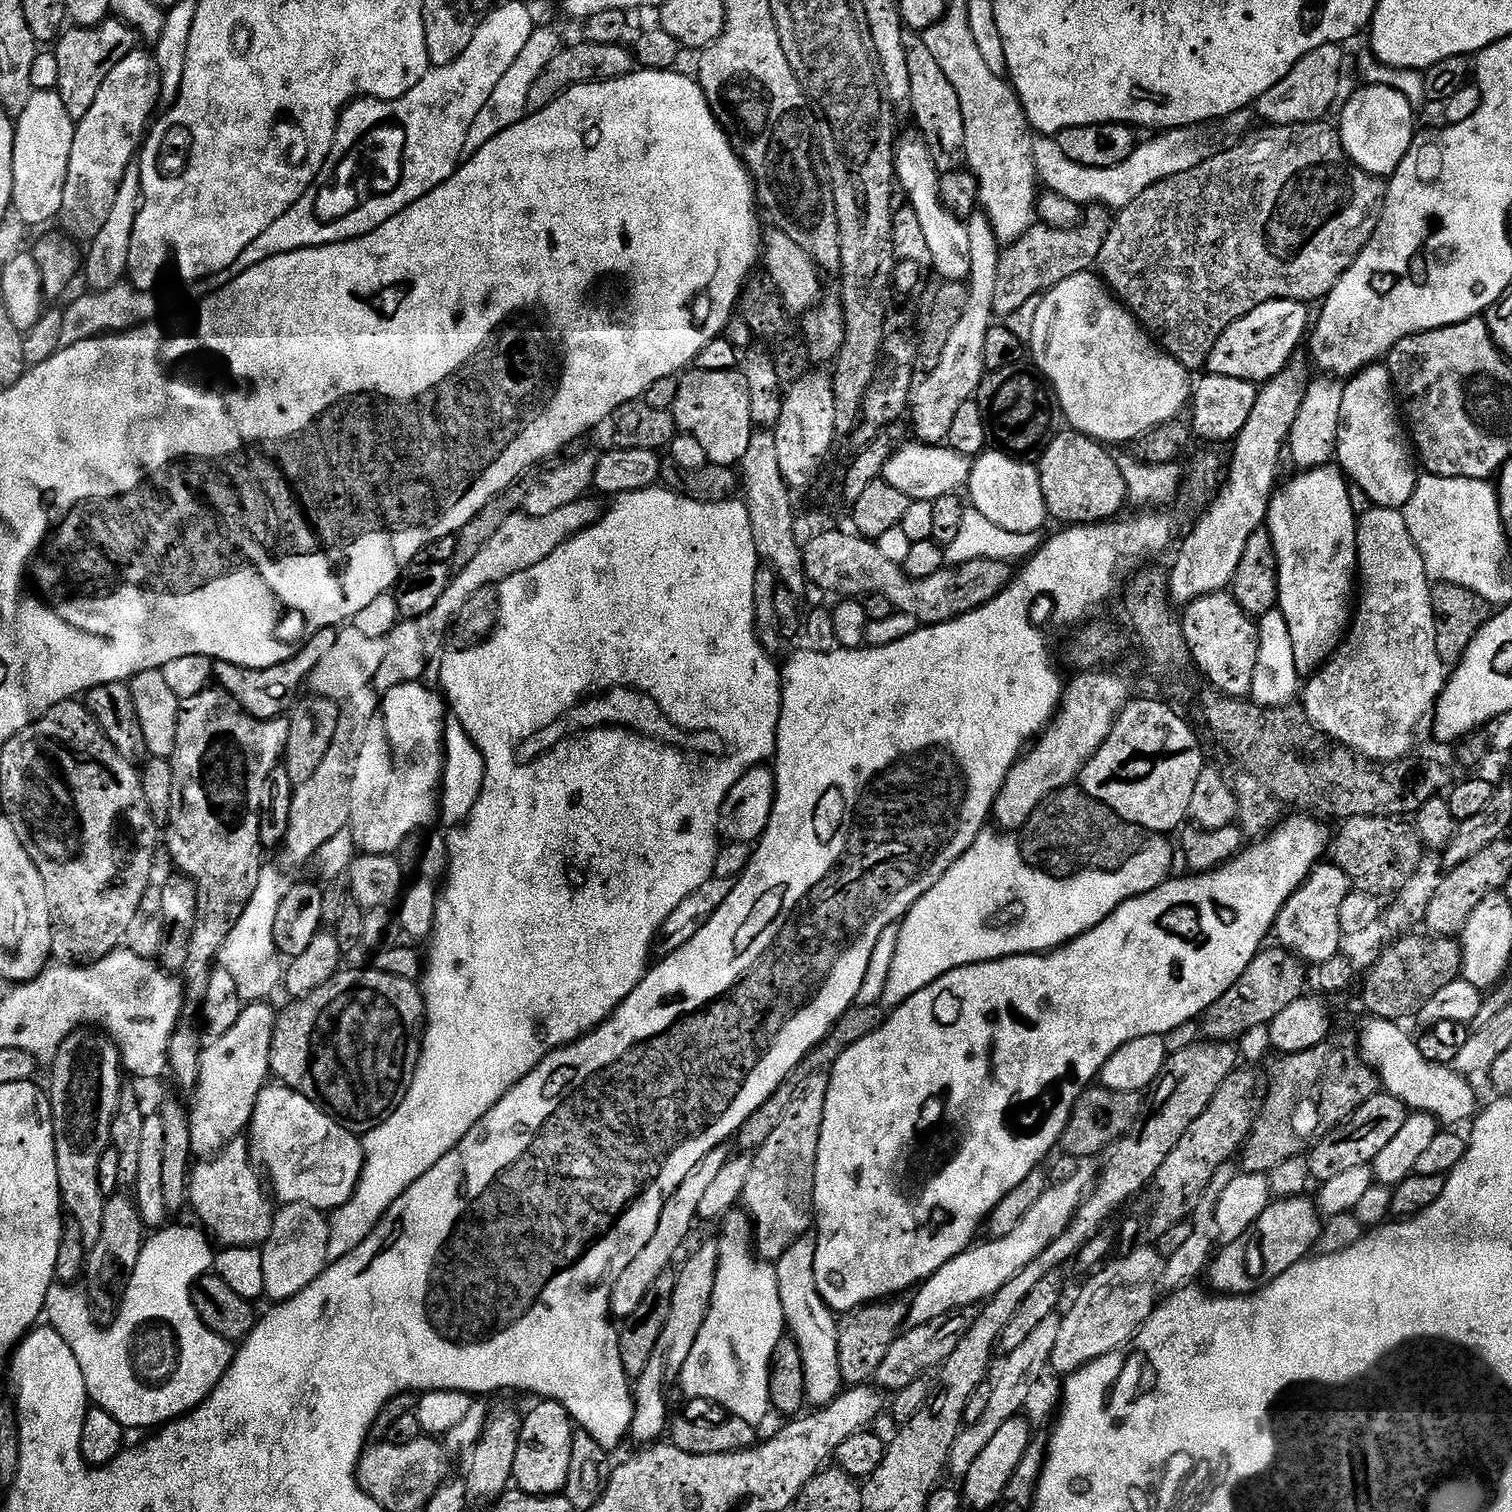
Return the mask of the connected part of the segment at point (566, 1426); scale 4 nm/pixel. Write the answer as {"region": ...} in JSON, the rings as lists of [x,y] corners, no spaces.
{"region":[[[540,1400],[532,1413],[523,1417],[520,1446],[514,1458],[512,1480],[515,1487],[528,1496],[559,1496],[570,1478],[570,1450],[574,1421],[558,1402]]]}

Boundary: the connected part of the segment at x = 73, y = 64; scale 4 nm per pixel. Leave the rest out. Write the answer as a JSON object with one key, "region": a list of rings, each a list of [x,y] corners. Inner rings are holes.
{"region":[[[109,18],[93,28],[72,26],[61,31],[54,44],[58,60],[58,80],[54,91],[62,98],[62,106],[66,106],[66,114],[70,114],[72,121],[86,118],[102,82],[106,82],[106,74],[110,74],[126,54],[137,51],[137,48],[136,31],[116,18]]]}

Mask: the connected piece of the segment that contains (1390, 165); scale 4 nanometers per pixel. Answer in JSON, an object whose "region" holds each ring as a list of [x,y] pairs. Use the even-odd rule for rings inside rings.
{"region":[[[1365,84],[1357,87],[1339,111],[1338,131],[1349,161],[1371,176],[1391,178],[1418,135],[1418,116],[1412,112],[1410,102],[1388,86]]]}

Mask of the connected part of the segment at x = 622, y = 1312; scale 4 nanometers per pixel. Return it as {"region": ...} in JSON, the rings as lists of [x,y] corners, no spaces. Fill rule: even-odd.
{"region":[[[724,1146],[714,1149],[668,1199],[662,1210],[662,1218],[658,1218],[658,1230],[654,1230],[654,1238],[650,1238],[646,1250],[642,1250],[642,1254],[638,1254],[638,1258],[634,1258],[634,1262],[630,1262],[630,1266],[626,1266],[626,1270],[622,1270],[618,1282],[612,1288],[611,1315],[613,1317],[632,1316],[634,1310],[638,1310],[638,1306],[642,1306],[642,1298],[646,1298],[650,1286],[654,1286],[654,1282],[658,1282],[660,1275],[673,1267],[672,1259],[679,1254],[680,1247],[687,1242],[688,1235],[692,1232],[692,1223],[697,1223],[700,1215],[698,1205],[702,1203],[702,1198],[706,1194],[707,1188],[712,1185],[713,1179],[718,1178],[722,1166],[726,1166],[726,1162],[730,1159],[728,1150]]]}

